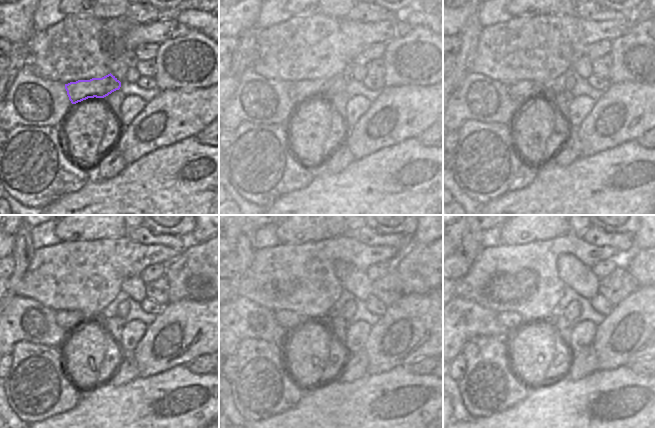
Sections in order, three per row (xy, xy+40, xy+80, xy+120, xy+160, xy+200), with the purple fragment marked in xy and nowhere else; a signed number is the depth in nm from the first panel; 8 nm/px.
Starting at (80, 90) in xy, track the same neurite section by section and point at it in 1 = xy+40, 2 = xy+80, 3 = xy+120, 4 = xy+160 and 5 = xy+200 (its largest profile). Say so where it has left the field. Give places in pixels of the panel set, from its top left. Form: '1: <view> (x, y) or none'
1: xy+40 (300, 91)
2: xy+80 (520, 92)
3: xy+120 (67, 319)
4: xy+160 (289, 320)
5: xy+200 (511, 320)

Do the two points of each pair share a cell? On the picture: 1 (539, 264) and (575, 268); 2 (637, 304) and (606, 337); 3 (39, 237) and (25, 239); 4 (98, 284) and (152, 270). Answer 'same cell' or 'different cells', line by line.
1: different cells
2: same cell
3: different cells
4: different cells

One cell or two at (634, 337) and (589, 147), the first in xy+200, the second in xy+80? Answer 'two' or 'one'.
one

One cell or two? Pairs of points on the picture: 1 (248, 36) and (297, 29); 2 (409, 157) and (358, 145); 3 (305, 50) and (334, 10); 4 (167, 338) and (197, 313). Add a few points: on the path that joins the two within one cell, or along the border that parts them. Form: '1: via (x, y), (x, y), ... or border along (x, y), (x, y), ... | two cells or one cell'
1: border along (257, 30), (257, 54), (254, 58) | two cells
2: border along (400, 141), (356, 159) | two cells
3: border along (348, 15), (343, 17), (306, 16) | two cells
4: via (174, 336), (190, 320) | one cell

